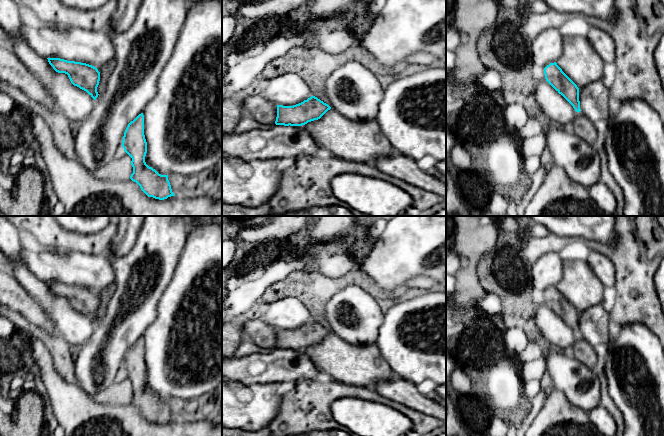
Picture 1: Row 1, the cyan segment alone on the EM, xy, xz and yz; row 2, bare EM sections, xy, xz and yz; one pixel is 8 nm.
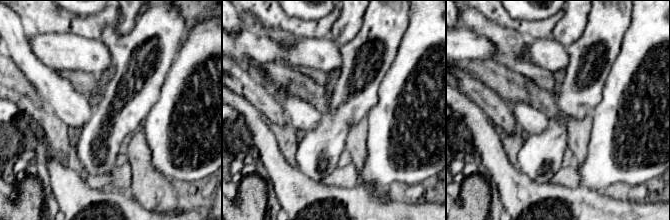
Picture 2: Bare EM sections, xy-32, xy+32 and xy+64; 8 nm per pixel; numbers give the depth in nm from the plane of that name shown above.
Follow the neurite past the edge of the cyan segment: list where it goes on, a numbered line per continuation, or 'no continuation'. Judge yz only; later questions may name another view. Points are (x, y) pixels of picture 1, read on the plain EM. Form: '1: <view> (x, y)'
1: yz (579, 285)

